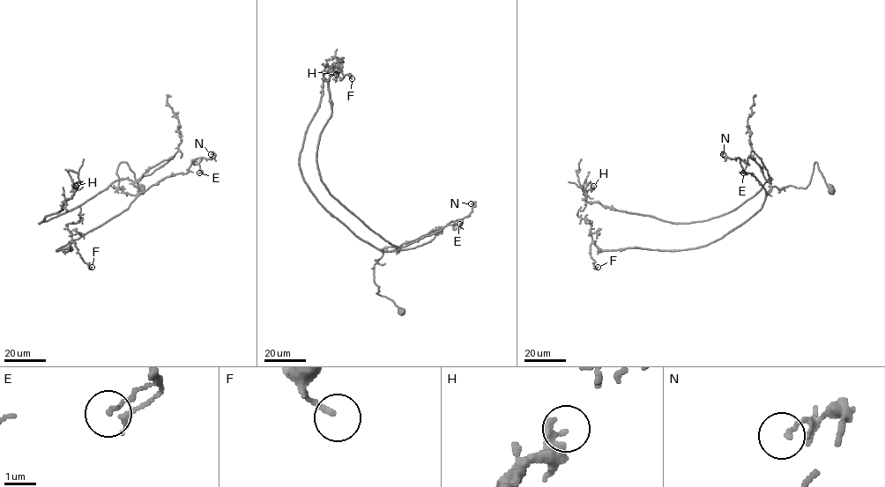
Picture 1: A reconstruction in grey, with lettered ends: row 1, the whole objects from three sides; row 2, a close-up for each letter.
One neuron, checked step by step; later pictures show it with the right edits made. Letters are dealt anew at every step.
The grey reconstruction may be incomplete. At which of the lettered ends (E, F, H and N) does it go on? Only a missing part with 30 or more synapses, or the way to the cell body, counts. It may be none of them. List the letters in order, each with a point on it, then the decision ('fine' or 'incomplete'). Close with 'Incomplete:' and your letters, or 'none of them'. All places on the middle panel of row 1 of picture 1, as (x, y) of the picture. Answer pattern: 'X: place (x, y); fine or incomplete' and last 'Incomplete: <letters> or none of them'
E: place (459, 224); fine
F: place (352, 78); fine
H: place (336, 74); fine
N: place (471, 203); fine
Incomplete: none of them

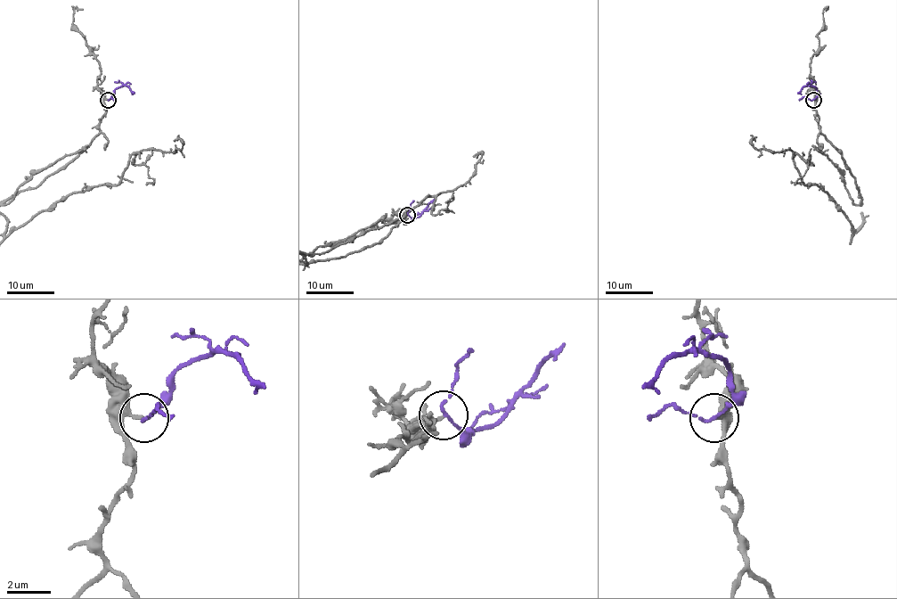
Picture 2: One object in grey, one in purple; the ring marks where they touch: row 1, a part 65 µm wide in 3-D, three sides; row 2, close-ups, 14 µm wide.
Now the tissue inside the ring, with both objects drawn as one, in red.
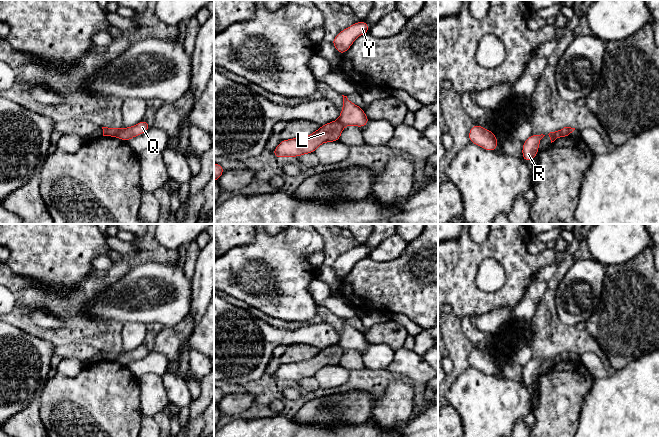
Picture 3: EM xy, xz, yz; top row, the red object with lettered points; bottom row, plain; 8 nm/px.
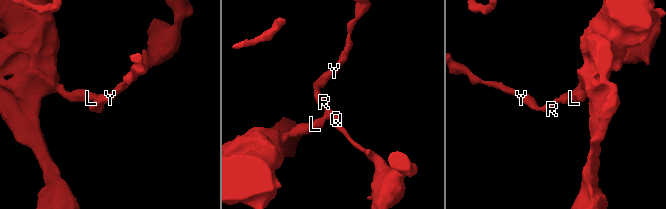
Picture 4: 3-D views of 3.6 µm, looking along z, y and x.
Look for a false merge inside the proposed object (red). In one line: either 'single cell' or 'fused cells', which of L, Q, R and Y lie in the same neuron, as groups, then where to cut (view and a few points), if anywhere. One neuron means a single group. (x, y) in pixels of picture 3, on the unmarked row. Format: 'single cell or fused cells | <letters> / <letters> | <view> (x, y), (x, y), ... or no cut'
fused cells | L / Q R Y | xy (119, 353), (115, 360)

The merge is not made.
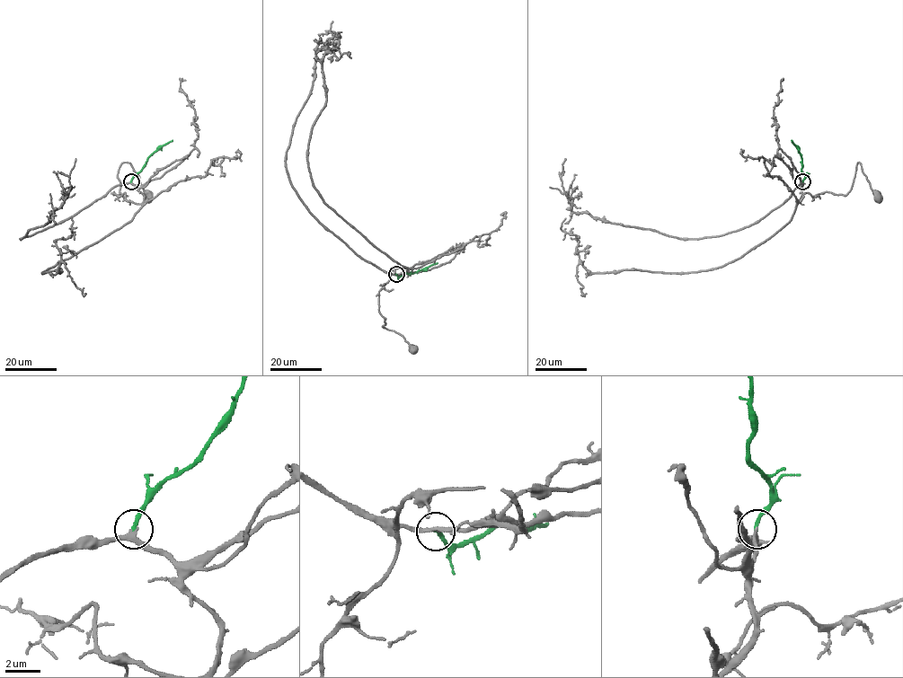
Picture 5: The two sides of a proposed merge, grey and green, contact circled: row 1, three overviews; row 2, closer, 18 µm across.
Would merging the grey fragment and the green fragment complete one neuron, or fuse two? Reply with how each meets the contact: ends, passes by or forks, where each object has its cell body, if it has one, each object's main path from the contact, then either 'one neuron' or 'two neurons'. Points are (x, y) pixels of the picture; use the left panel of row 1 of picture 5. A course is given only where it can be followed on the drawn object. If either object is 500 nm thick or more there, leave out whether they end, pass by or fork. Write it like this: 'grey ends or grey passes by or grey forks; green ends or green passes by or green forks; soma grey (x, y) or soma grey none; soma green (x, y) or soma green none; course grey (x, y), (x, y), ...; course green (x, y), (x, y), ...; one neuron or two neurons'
grey passes by; green ends; soma grey (148, 196); soma green none; course grey (131, 181), (141, 204), (114, 194), (119, 165), (129, 162), (147, 196); course green (131, 181), (147, 158), (172, 140); one neuron

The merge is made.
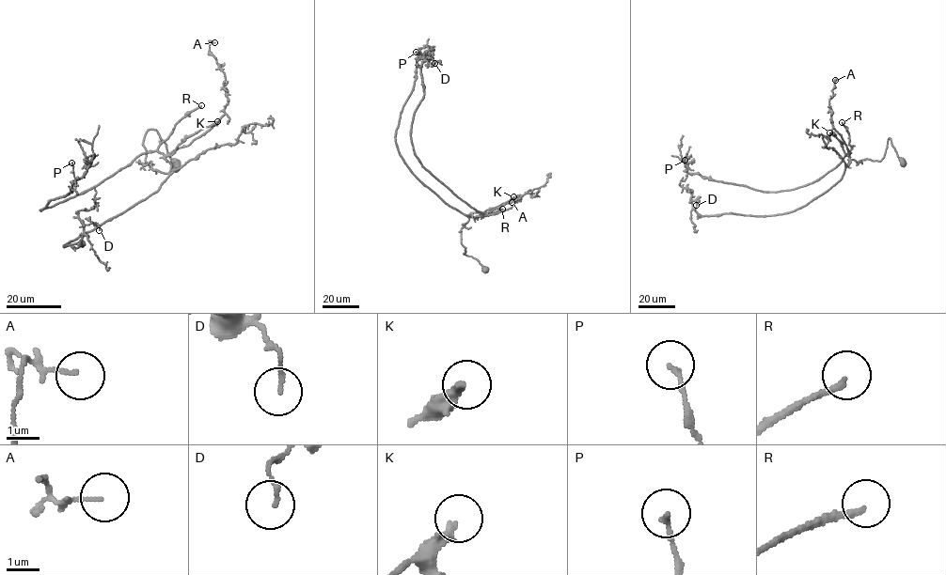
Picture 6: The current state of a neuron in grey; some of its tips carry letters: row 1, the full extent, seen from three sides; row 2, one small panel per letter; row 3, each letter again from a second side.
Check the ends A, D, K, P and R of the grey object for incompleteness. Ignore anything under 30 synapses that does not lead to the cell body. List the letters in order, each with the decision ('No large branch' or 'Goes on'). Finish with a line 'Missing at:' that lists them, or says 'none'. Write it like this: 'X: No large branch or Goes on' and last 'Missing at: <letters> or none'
A: No large branch
D: No large branch
K: Goes on
P: No large branch
R: Goes on
Missing at: K, R

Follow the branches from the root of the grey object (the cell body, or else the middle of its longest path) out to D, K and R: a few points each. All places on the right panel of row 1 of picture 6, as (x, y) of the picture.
D: (902, 162), (889, 138), (880, 161), (851, 160), (829, 189), (781, 214), (701, 215), (690, 202), (696, 205)
K: (902, 162), (889, 138), (880, 161), (851, 160), (845, 167), (849, 158), (842, 143), (829, 132)
R: (902, 162), (889, 138), (880, 161), (851, 160), (845, 167), (850, 162), (851, 147), (847, 129), (842, 122)

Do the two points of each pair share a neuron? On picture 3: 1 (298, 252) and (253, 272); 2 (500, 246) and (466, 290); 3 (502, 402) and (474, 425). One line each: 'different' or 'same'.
1: same
2: same
3: same

